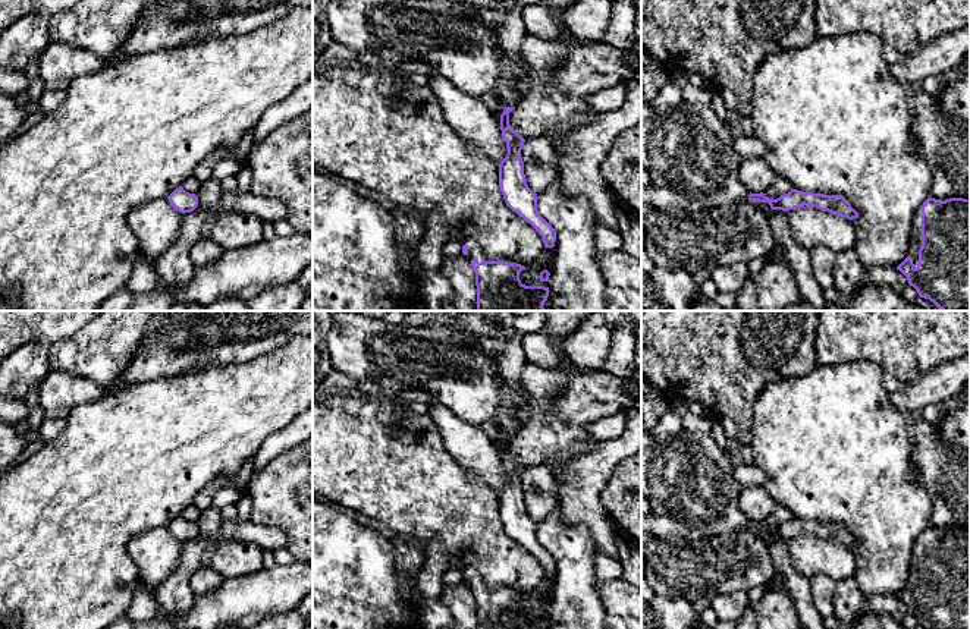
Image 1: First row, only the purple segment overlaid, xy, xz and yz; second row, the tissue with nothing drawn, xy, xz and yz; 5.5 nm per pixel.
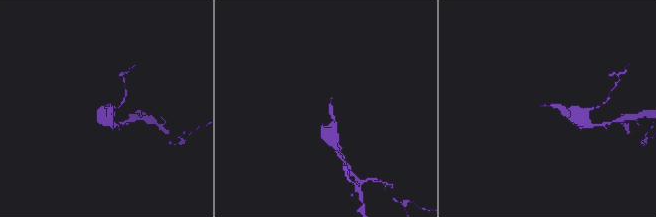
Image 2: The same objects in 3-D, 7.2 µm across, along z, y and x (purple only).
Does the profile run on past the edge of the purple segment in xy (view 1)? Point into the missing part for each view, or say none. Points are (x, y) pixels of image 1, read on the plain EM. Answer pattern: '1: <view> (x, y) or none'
1: none

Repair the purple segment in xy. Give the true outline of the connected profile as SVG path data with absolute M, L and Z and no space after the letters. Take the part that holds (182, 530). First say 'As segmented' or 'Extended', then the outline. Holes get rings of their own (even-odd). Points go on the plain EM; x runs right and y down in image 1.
As segmented. M182 515L176 516L167 528L170 534L182 542L191 541L198 535L198 525L186 521Z

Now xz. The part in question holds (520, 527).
As segmented. M505 435L500 443L502 466L508 482L499 491L499 516L506 534L530 551L541 564L544 576L553 576L556 570L555 557L540 544L537 538L537 522L534 522L524 503L521 478L525 468L509 453L509 441L515 435Z

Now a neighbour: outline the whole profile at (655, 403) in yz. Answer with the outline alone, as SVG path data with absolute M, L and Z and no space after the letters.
M641 377L641 421L643 431L650 433L669 411L671 397Z

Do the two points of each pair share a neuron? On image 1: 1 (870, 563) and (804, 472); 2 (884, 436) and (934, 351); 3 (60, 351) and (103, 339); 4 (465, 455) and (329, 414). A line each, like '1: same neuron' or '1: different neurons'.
1: same neuron
2: different neurons
3: same neuron
4: different neurons

